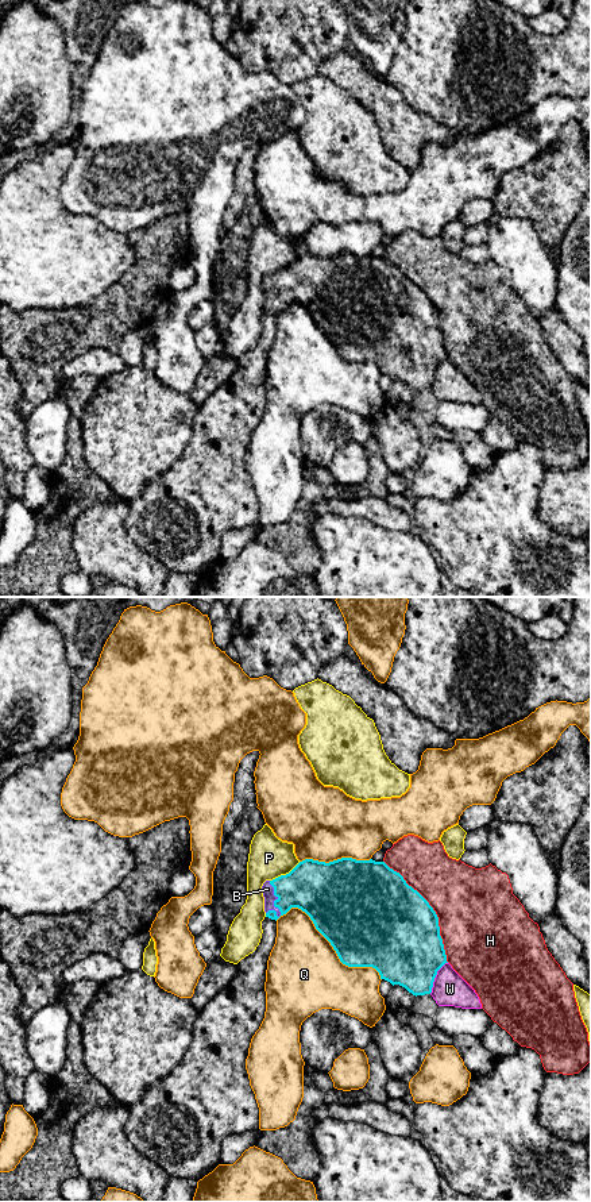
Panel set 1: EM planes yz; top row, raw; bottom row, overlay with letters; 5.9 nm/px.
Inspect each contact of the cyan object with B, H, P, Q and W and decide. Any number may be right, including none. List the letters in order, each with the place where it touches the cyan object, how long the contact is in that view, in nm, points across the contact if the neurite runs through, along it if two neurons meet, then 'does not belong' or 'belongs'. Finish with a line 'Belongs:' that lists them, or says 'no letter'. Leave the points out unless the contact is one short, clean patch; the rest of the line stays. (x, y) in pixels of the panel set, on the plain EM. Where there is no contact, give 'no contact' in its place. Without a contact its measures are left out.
B: yz (275, 295) | 240 nm | across yz (313, 281), (285, 286), (275, 295), (267, 284) | belongs
H: yz (432, 304) | 700 nm | does not belong
P: yz (286, 269) | 220 nm | does not belong
Q: yz (331, 339) | 700 nm | does not belong
W: yz (435, 372) | 220 nm | does not belong
Belongs: B

